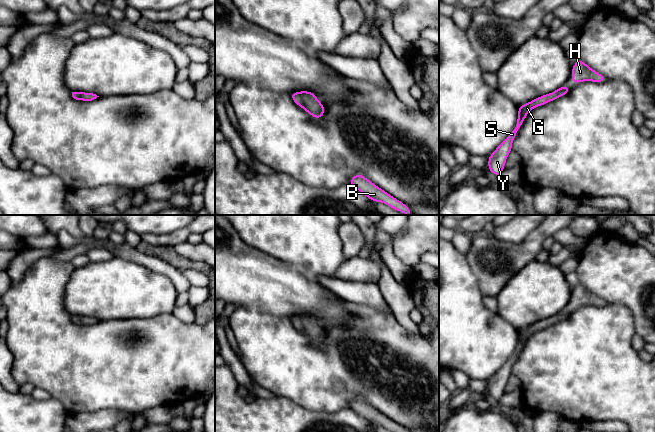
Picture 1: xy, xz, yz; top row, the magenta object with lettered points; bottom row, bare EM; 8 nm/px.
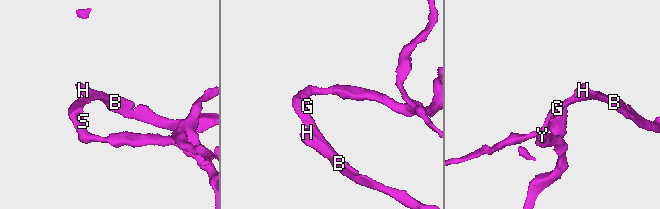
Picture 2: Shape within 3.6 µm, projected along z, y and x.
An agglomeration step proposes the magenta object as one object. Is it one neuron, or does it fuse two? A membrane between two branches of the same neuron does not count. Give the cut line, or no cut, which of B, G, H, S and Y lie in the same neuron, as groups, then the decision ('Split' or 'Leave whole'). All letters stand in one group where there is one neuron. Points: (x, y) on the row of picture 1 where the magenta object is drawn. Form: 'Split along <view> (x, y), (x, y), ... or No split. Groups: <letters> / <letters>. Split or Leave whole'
No split. Groups: B G H S Y. Leave whole

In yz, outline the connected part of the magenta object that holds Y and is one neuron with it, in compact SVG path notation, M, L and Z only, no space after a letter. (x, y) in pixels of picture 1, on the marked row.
M562 85L552 93L539 96L534 100L518 106L518 117L515 128L511 131L508 137L494 150L494 152L488 157L488 170L495 176L500 177L501 173L505 169L505 162L509 153L512 151L512 142L518 134L519 129L523 125L523 122L527 114L534 108L545 105L553 100L556 100L570 92L569 86Z

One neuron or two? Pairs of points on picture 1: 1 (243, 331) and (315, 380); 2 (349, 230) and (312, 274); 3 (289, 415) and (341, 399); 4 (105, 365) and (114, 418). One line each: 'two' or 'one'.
1: one
2: two
3: two
4: two

